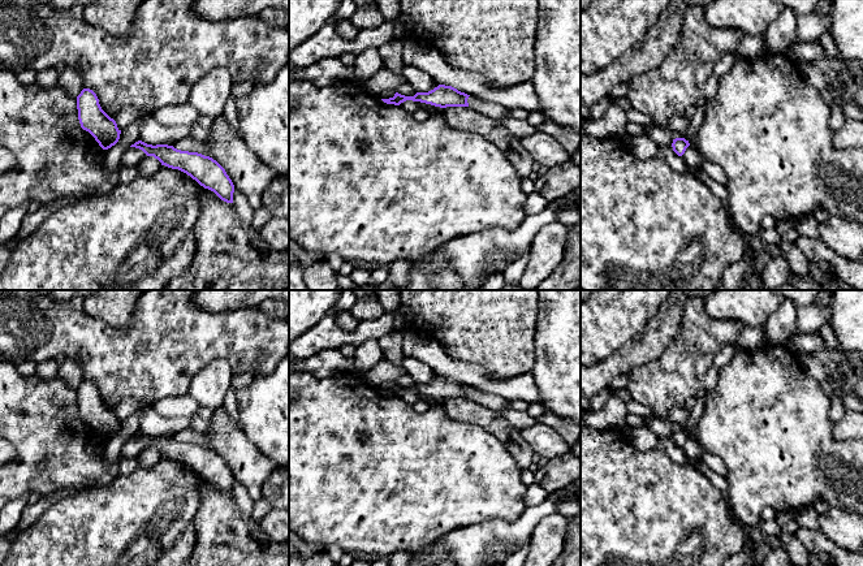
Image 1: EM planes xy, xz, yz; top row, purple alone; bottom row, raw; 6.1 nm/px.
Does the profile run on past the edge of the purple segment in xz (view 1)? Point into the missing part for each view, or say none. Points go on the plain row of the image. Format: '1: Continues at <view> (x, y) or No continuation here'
1: No continuation here

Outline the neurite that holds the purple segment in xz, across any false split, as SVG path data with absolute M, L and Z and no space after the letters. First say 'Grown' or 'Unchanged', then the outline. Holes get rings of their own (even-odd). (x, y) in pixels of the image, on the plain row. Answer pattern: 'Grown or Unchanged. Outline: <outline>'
Unchanged. Outline: M439 376L428 384L417 384L414 388L405 388L398 384L393 389L381 390L387 396L400 397L406 392L420 393L440 399L446 398L469 398L467 390L470 386L458 383L452 377Z

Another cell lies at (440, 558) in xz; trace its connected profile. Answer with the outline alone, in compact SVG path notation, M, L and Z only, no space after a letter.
M443 552L426 557L428 566L456 566L453 559Z

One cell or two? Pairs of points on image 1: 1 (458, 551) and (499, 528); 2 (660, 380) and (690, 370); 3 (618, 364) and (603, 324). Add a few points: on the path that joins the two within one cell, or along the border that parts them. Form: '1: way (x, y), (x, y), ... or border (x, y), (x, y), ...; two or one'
1: way (469, 547), (477, 540), (488, 536); one
2: way (668, 380), (682, 370); one
3: border (638, 333), (594, 364); two

